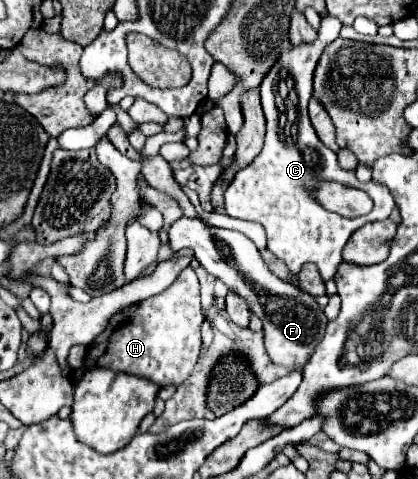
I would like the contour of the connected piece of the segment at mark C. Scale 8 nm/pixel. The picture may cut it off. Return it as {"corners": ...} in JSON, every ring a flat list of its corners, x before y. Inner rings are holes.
{"corners":[[322,16,318,36,314,42,290,46,280,54,276,66,268,70,264,82,260,84,262,92,262,108,266,116,266,142,258,158,242,168,236,178,230,182,228,190,224,192,224,210,232,218,252,220,264,226,268,238,268,250,282,258,290,270,290,282,298,288,298,272,306,262,314,262,320,268,322,276,334,276,336,268,342,260,342,246,348,238,364,224,374,220,386,220,396,202,390,190,384,184,360,182,352,170,344,170,338,164,336,152,326,148,308,118,308,100,312,98,312,74,320,60,324,48,338,38,342,22,334,16],[320,180,336,180,346,186,354,186,364,190,372,200,374,208,370,214,360,218,344,218,340,214,324,210,314,196,310,194,312,188,318,186]]}

